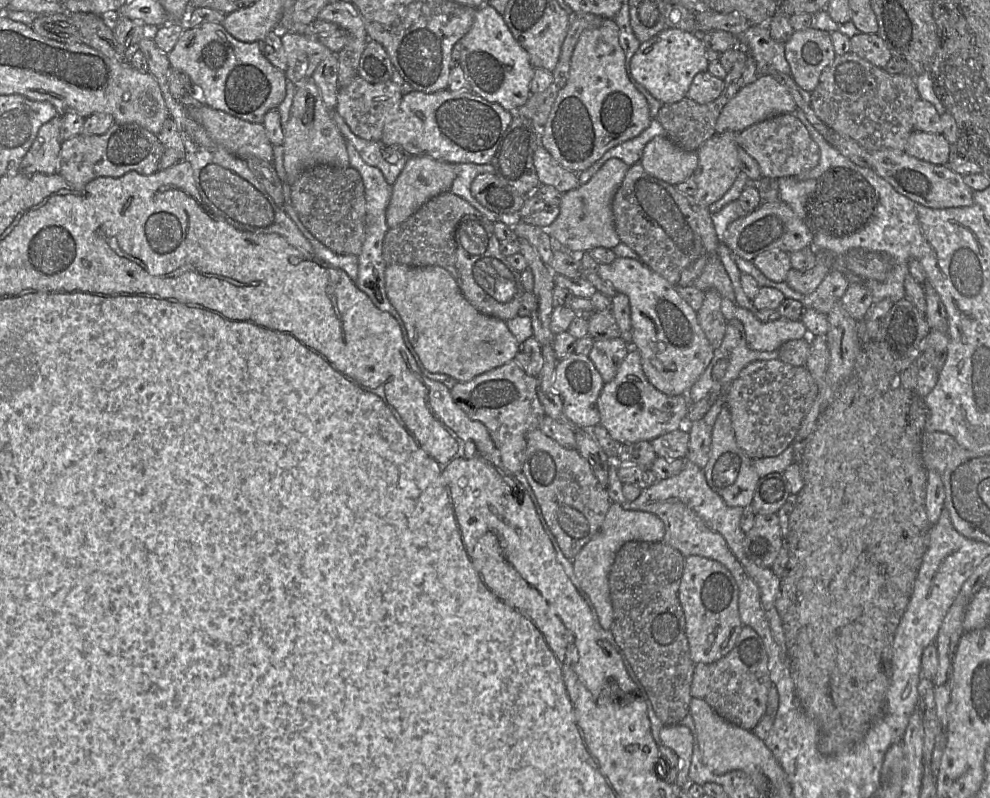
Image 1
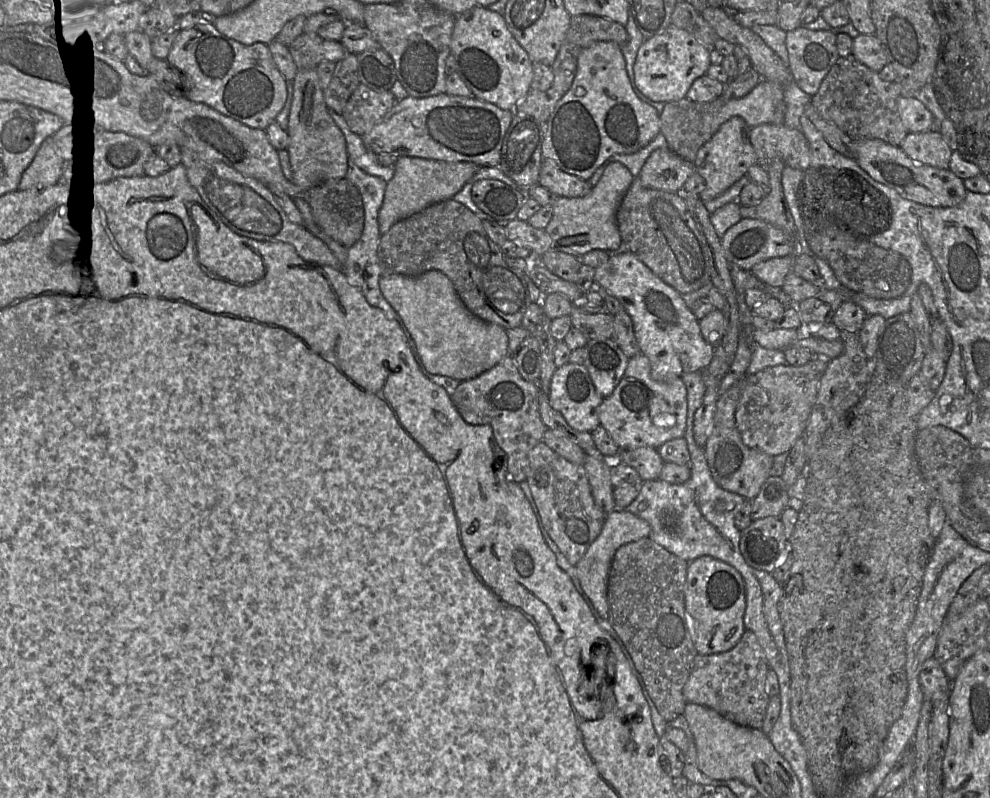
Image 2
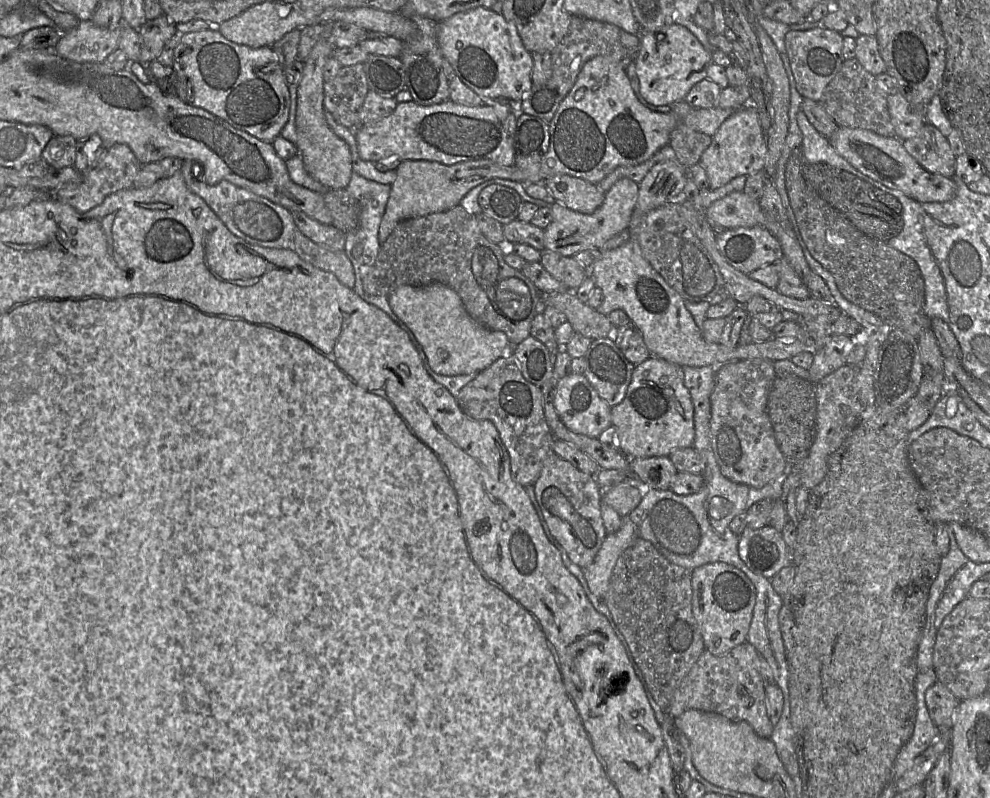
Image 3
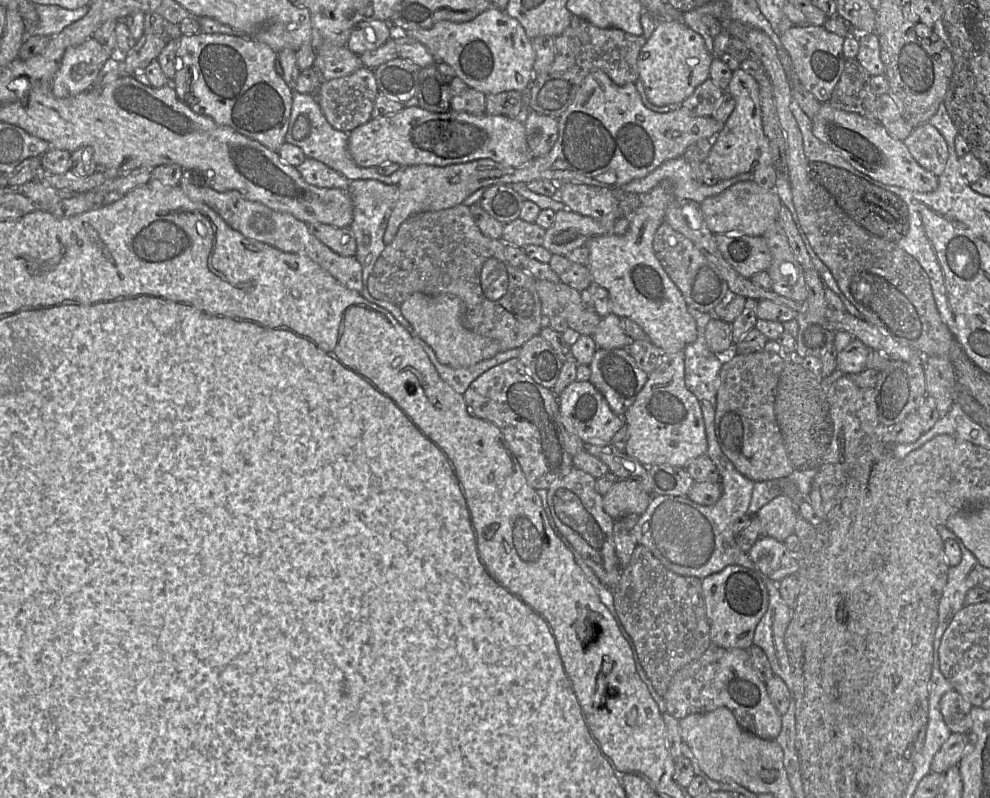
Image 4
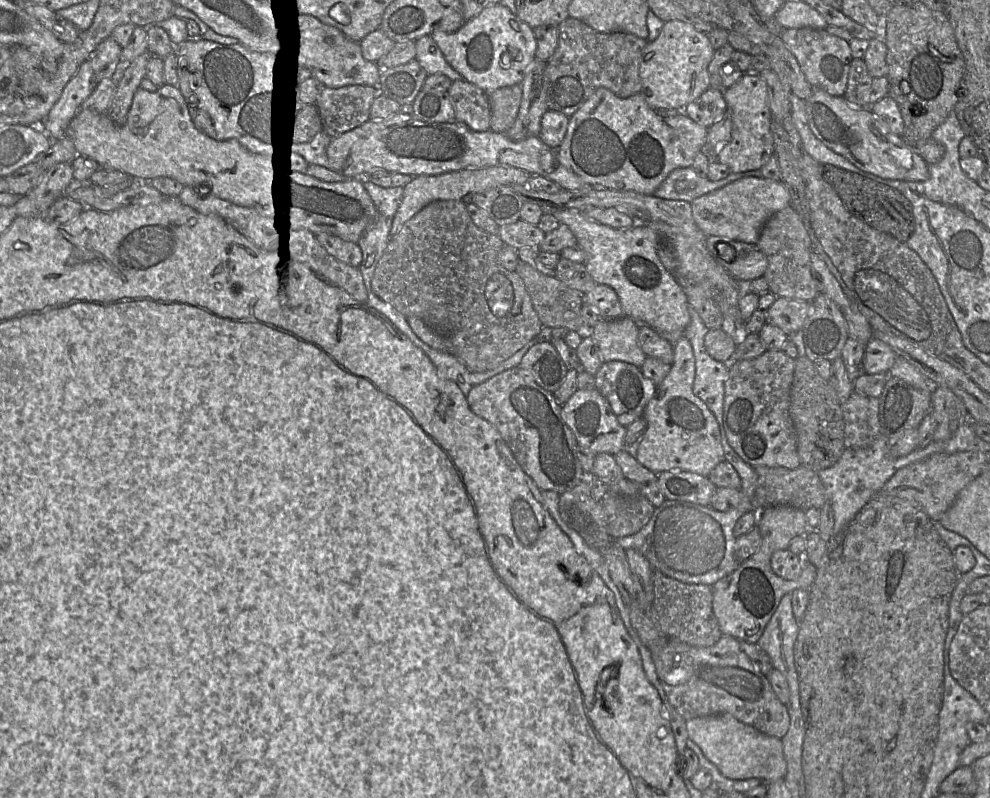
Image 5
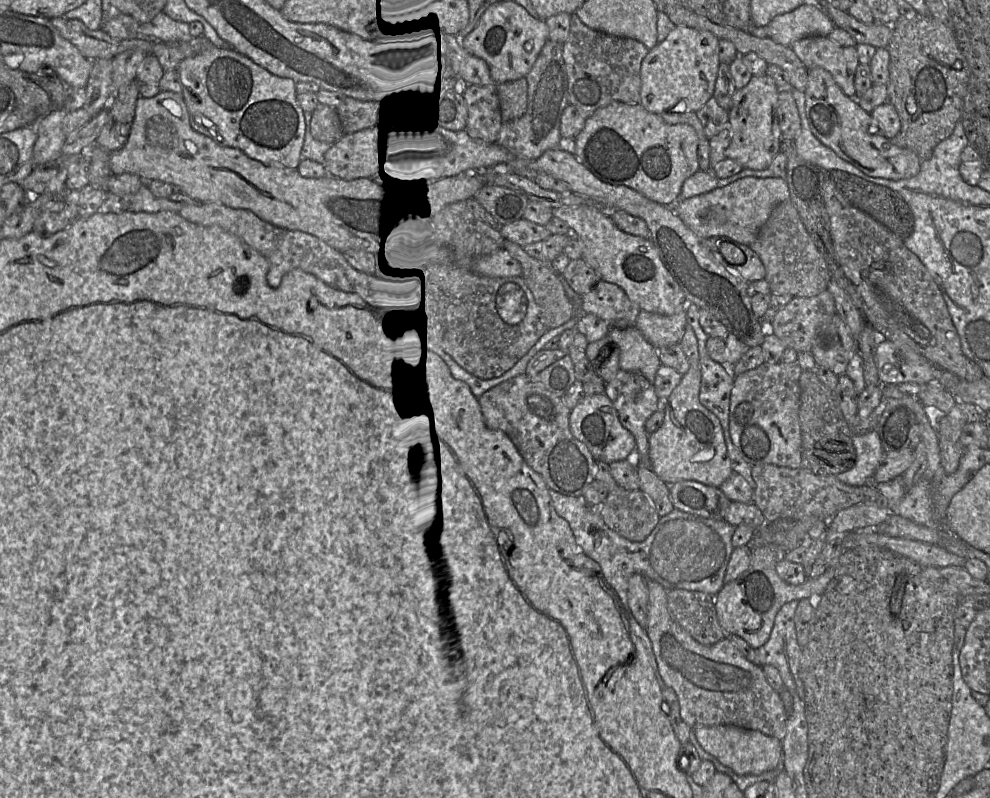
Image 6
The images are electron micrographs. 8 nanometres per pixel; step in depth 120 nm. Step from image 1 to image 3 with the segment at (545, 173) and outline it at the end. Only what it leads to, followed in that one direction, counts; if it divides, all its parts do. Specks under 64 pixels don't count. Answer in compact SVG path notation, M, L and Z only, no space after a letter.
M569 175L548 178L544 185L557 202L582 214L592 214L605 199L606 192L598 185Z

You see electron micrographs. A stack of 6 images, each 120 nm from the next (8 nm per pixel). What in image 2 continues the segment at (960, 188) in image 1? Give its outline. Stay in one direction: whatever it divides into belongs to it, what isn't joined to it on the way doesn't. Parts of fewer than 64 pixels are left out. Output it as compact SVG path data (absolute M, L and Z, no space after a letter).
M855 139L855 160L876 181L894 189L904 199L932 207L956 207L967 194L964 181L950 169L916 163L899 146L880 139Z

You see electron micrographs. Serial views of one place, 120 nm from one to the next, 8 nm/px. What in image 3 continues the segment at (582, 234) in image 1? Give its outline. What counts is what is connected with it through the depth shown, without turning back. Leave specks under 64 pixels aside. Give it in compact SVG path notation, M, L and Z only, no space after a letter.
M621 178L605 193L602 205L592 214L571 210L556 200L550 205L552 221L544 229L544 249L565 257L588 249L601 250L616 234L627 229L638 201L639 185L631 179Z

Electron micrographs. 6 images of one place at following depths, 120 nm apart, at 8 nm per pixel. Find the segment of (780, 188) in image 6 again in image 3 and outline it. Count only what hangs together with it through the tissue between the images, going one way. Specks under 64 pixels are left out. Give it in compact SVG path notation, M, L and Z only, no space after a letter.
M744 191L732 192L713 202L705 214L716 229L763 226L765 221L759 200L751 198Z

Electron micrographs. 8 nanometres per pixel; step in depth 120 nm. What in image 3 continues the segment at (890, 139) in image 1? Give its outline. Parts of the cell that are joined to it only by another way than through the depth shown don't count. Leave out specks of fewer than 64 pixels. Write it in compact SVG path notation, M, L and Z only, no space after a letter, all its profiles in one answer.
M854 57L843 61L819 103L839 127L866 129L885 137L895 137L888 111L888 95L889 92L878 85L876 76L869 73Z

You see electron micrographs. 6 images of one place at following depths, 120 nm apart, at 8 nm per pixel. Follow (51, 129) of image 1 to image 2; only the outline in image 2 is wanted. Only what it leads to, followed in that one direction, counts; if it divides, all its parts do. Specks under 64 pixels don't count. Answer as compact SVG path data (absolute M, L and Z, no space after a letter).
M48 137L21 176L17 190L44 189L55 185L61 177L61 166L62 159L54 148L52 138Z

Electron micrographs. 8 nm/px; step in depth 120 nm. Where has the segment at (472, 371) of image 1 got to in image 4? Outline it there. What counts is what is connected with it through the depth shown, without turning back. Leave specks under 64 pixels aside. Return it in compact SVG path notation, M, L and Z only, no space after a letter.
M416 292L402 302L399 308L417 336L433 350L437 360L445 366L472 366L494 357L501 351L498 341L472 332L464 326L464 303L456 296Z

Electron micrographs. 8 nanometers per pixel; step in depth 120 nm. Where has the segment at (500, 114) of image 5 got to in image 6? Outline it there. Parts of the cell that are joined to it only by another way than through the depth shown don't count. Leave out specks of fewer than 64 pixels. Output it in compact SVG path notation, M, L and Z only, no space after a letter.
M525 77L497 85L502 123L520 118L525 113L527 86Z

